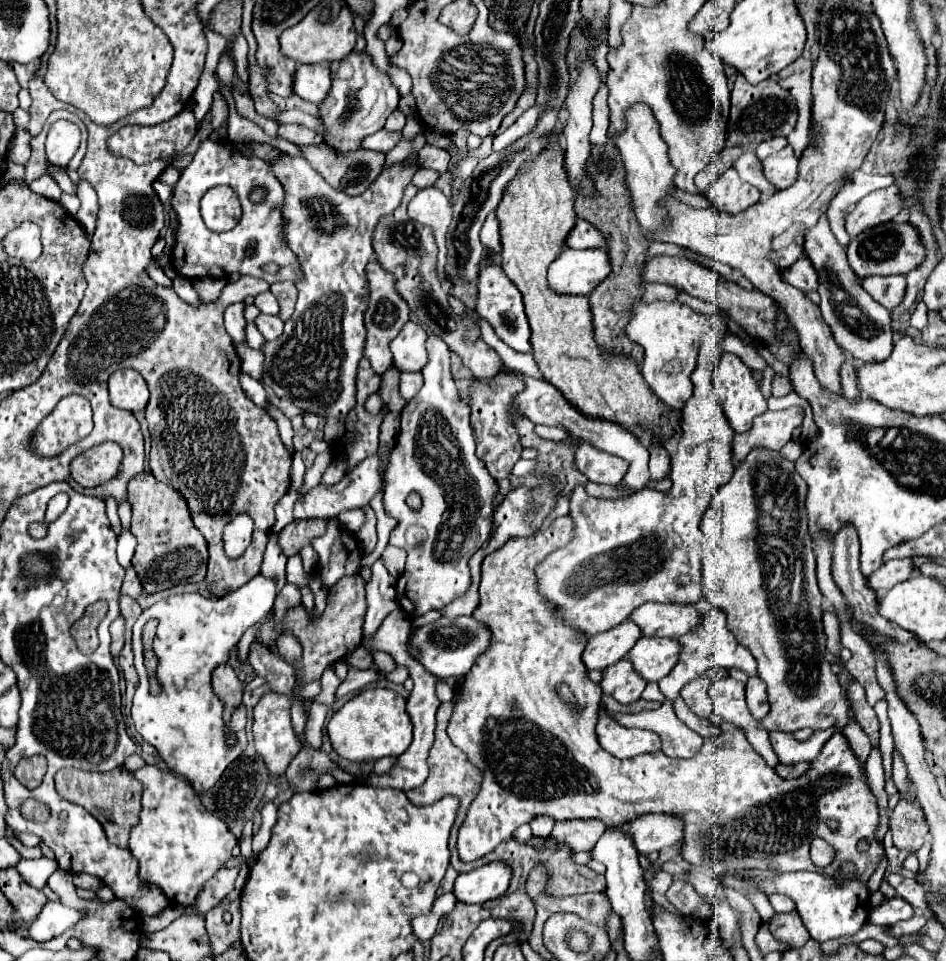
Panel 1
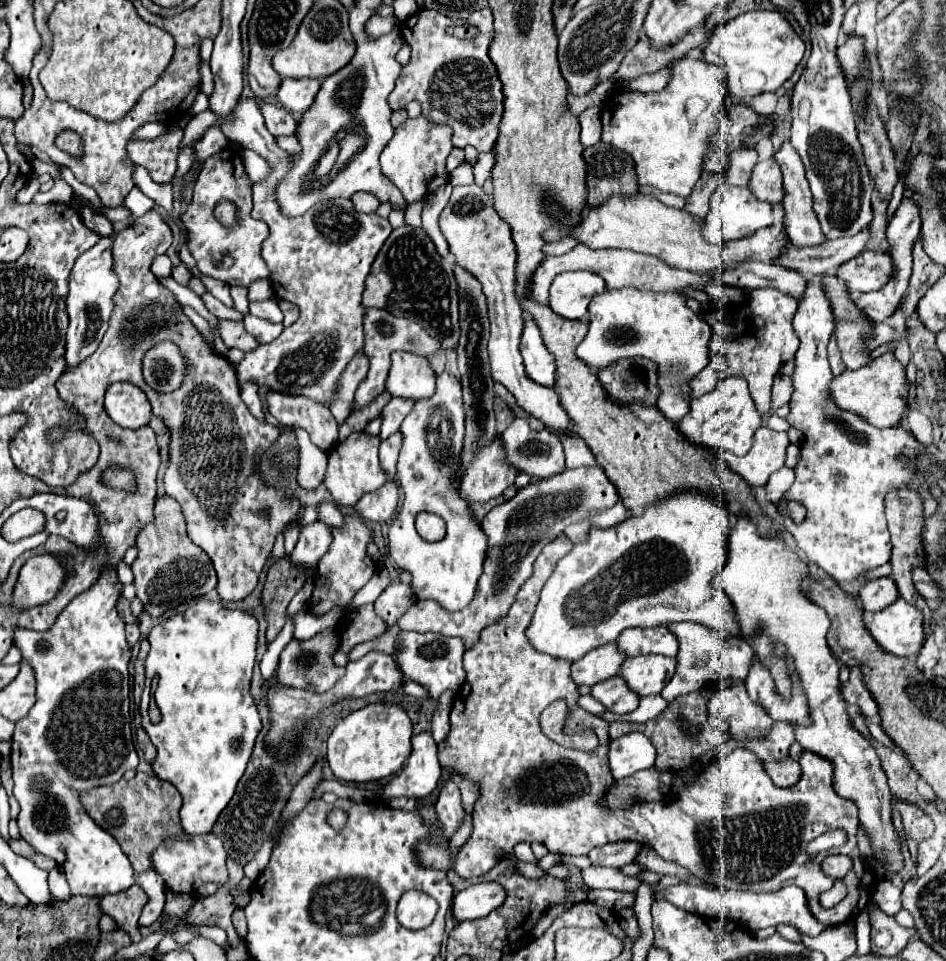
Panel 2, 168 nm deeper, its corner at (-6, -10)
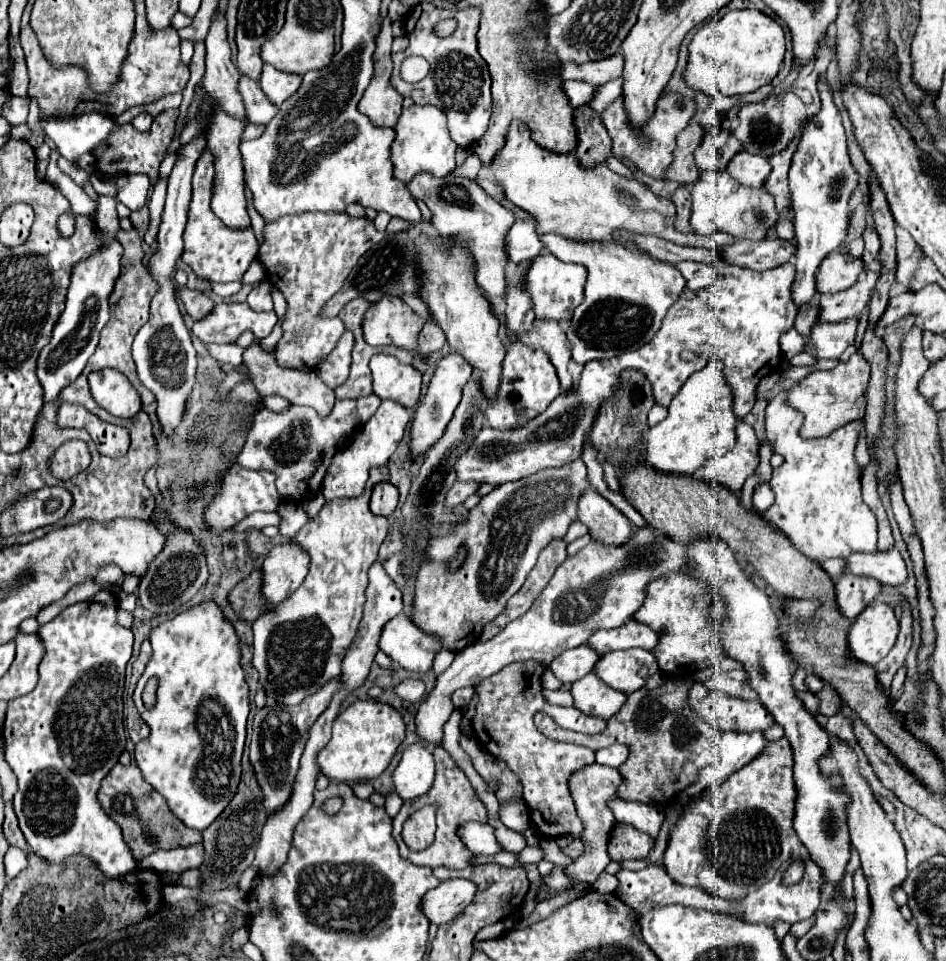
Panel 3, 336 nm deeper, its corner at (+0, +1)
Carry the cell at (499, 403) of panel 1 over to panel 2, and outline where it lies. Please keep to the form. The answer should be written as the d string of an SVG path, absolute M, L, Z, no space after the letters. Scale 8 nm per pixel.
M499 438L493 440L479 456L475 456L475 464L471 464L471 472L461 480L459 494L469 504L489 502L491 498L501 496L517 478L503 464L503 452L499 452Z

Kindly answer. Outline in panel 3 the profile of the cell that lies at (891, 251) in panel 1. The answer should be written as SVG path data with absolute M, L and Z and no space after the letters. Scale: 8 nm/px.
M841 251L829 253L817 273L817 291L819 293L837 293L849 289L857 283L859 275L865 271L863 259L851 257Z

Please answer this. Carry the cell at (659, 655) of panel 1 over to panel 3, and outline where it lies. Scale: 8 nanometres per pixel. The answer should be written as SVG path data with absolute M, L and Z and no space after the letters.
M625 649L617 653L605 653L595 665L595 675L623 693L633 693L645 687L647 679L657 671L657 661L647 649Z

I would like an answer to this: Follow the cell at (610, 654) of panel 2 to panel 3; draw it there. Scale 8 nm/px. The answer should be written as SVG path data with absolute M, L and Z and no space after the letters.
M579 645L577 649L569 649L555 657L549 665L549 669L555 673L555 677L561 683L575 683L577 679L585 677L593 671L593 665L601 657L591 645Z

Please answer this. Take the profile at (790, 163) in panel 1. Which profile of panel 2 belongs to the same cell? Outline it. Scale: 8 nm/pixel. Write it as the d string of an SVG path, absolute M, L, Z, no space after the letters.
M773 158L761 160L753 166L751 192L769 204L777 204L783 198L783 174Z

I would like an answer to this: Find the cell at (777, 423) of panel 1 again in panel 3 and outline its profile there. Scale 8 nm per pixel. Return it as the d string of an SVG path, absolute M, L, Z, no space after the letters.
M739 421L735 433L737 433L735 449L719 459L709 461L709 465L703 465L699 471L693 473L693 477L703 481L717 481L729 487L731 491L741 491L743 483L757 471L761 457L759 439L751 425Z

